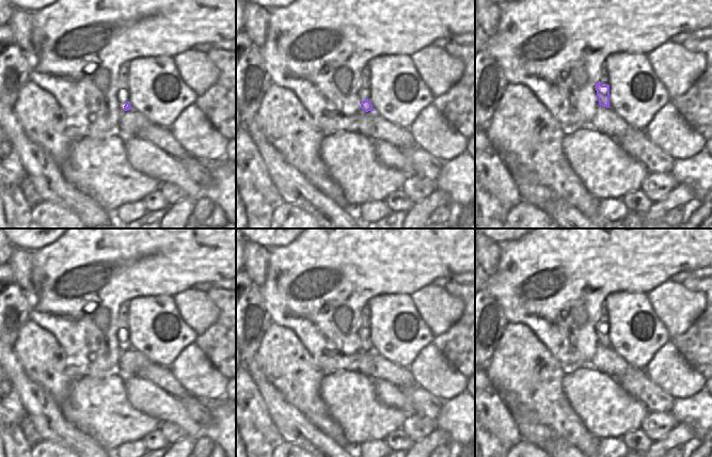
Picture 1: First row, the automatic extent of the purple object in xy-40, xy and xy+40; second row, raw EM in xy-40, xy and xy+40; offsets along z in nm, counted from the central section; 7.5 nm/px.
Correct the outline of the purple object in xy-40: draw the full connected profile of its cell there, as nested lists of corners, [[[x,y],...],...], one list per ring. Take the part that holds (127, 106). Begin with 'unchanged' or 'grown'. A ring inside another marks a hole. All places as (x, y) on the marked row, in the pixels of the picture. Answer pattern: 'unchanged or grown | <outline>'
grown | [[[124,62],[118,69],[118,78],[116,84],[118,91],[116,93],[116,99],[122,111],[128,111],[131,109],[129,104],[129,91],[127,89],[127,80],[129,78],[129,62]]]

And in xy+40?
grown | [[[602,66],[599,74],[599,81],[595,89],[597,91],[597,99],[602,107],[610,108],[610,80],[607,78],[607,69]]]

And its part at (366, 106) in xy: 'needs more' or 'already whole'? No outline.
needs more

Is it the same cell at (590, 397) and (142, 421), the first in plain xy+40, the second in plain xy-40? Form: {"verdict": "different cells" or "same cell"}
{"verdict": "same cell"}

